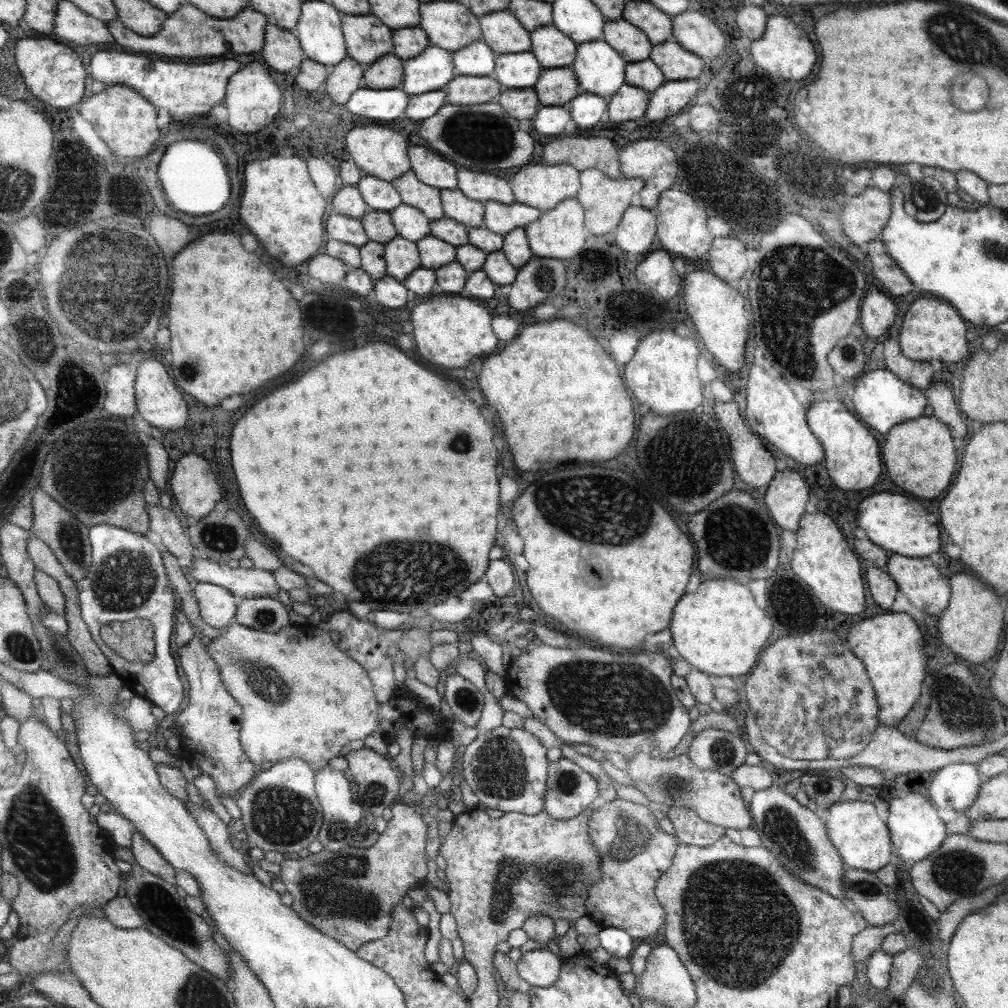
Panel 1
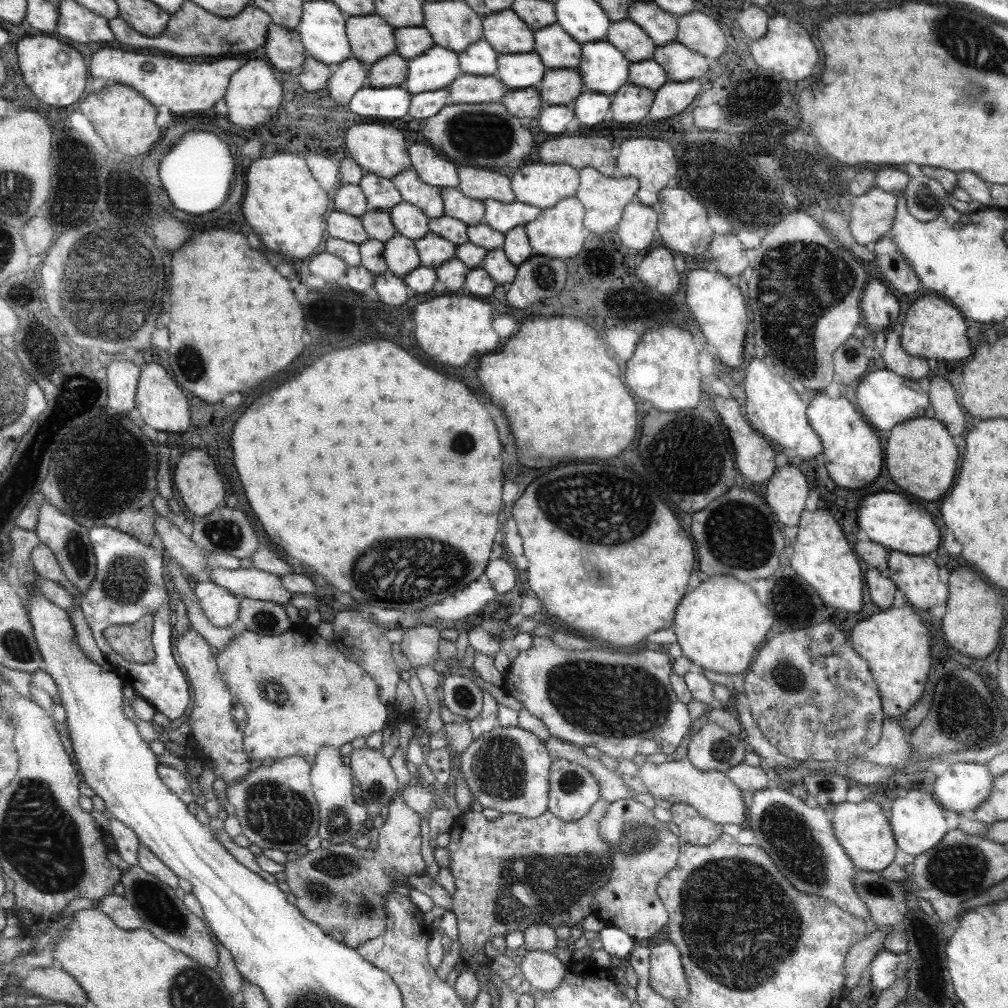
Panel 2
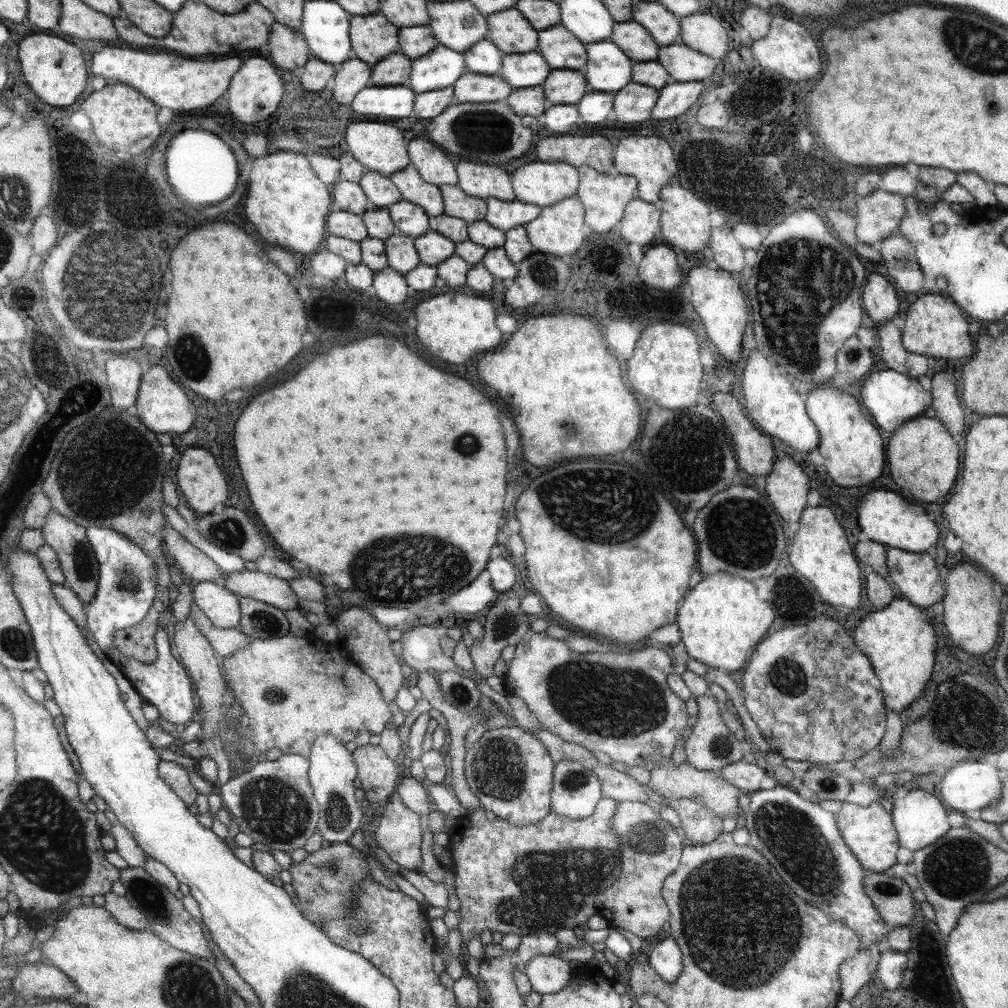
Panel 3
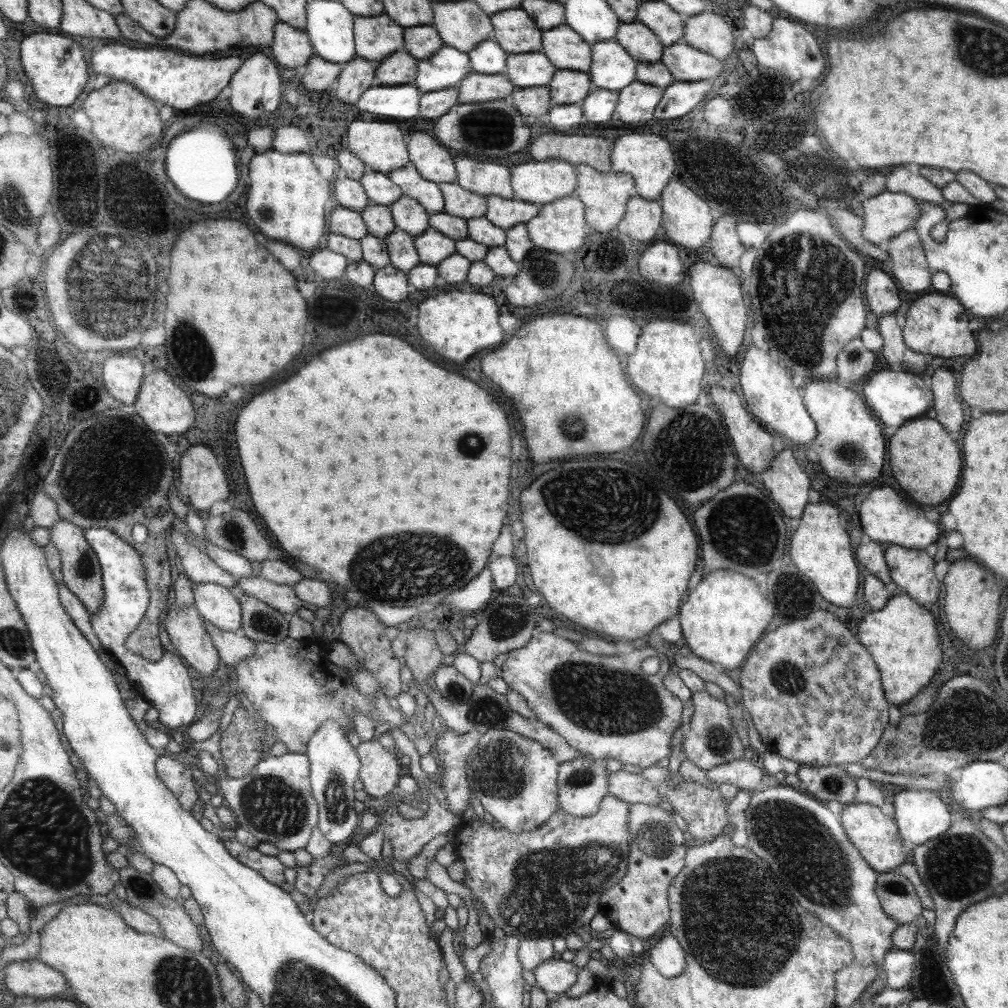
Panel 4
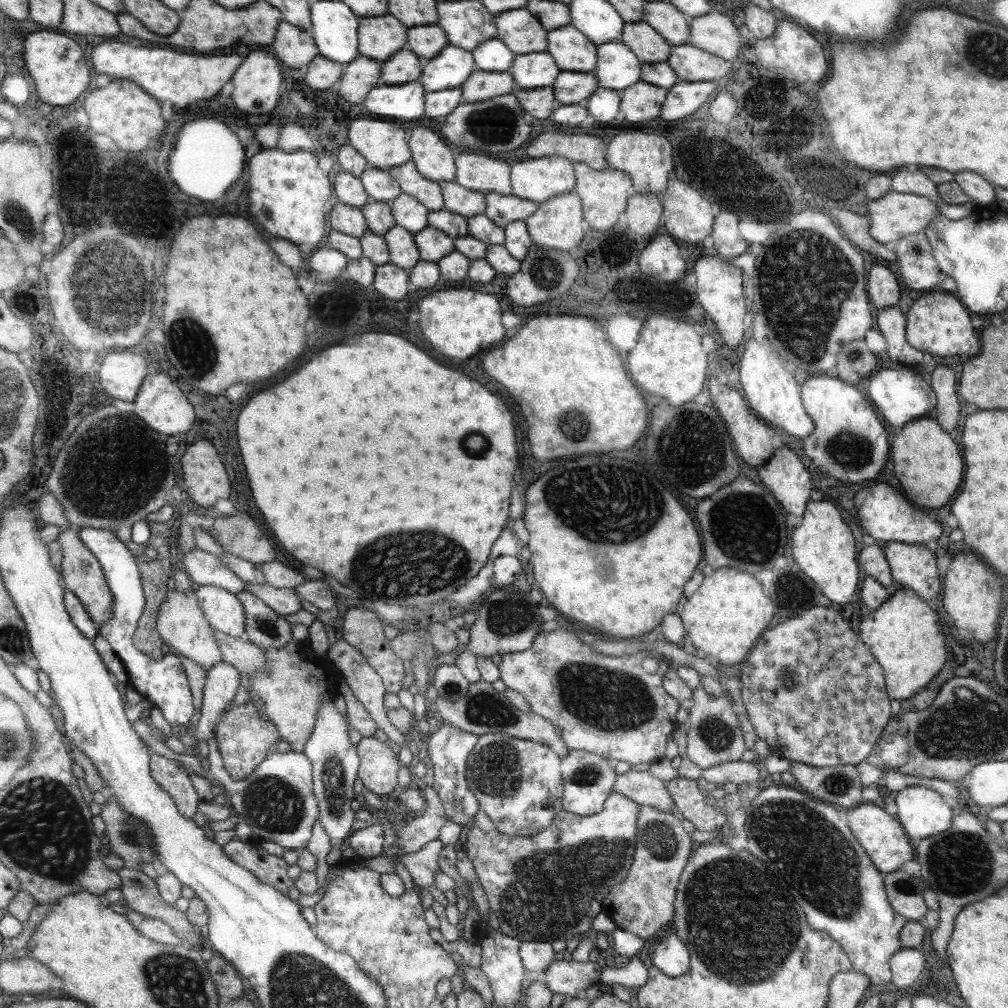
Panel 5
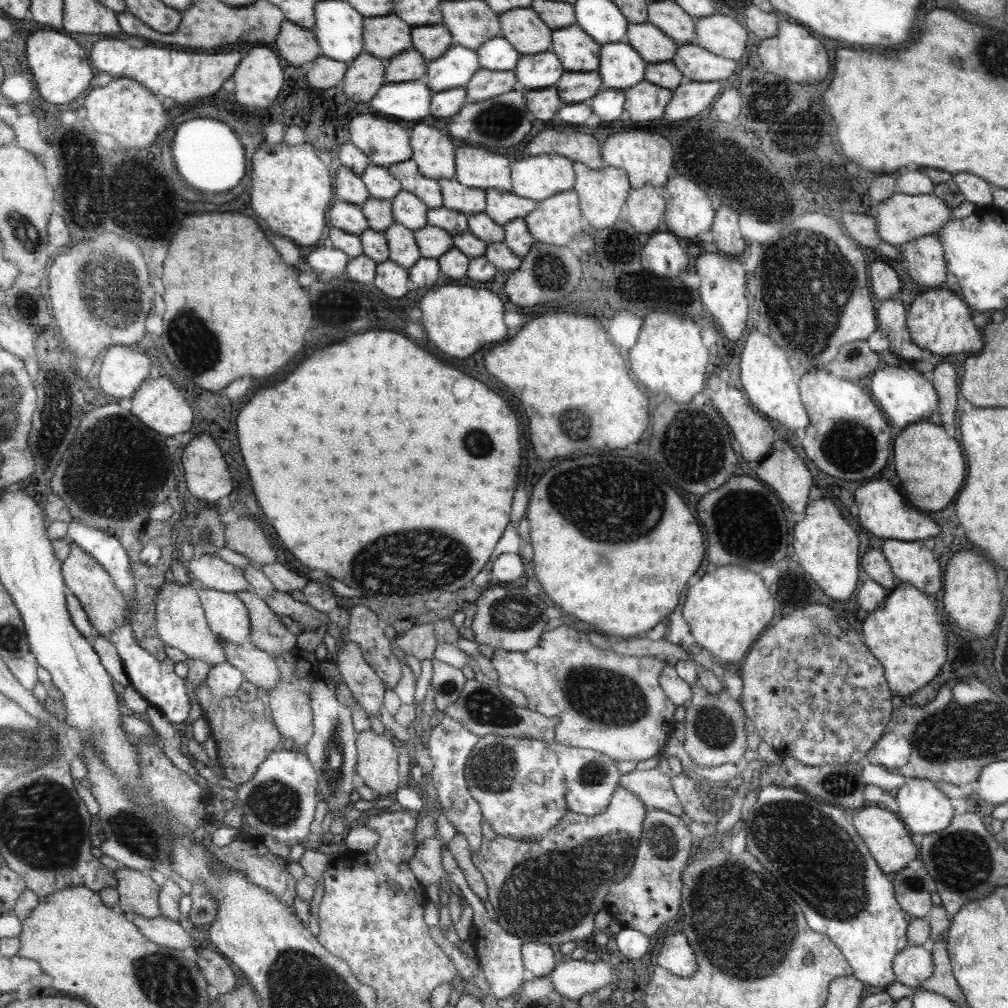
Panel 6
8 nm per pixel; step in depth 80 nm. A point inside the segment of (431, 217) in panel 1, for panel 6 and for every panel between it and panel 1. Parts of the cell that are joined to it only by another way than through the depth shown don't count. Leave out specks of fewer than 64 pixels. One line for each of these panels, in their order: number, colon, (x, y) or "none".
2: (411, 188)
3: (412, 188)
4: (407, 178)
5: (427, 192)
6: (406, 173)

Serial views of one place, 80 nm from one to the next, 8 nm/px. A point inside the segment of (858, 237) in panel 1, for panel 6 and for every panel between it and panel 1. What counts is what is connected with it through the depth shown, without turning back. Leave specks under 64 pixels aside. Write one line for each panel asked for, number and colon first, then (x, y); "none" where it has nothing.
2: (873, 213)
3: (879, 215)
4: (888, 214)
5: (893, 216)
6: (901, 218)

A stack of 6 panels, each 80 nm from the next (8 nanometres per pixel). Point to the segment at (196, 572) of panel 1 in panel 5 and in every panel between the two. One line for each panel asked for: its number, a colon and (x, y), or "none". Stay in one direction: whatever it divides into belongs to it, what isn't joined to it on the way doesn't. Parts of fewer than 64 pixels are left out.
2: (252, 583)
3: (259, 586)
4: (279, 596)
5: (284, 601)

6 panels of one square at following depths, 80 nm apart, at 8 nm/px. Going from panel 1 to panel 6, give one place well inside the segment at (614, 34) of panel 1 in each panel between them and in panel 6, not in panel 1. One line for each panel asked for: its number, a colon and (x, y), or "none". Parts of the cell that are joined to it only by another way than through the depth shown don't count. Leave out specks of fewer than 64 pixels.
2: (631, 39)
3: (634, 40)
4: (638, 40)
5: (648, 45)
6: (653, 45)

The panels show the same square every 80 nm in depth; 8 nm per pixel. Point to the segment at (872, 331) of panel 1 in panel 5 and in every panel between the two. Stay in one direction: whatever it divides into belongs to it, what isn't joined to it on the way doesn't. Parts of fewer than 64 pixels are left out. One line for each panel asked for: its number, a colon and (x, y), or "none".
2: (879, 307)
3: (880, 301)
4: (881, 293)
5: (884, 291)

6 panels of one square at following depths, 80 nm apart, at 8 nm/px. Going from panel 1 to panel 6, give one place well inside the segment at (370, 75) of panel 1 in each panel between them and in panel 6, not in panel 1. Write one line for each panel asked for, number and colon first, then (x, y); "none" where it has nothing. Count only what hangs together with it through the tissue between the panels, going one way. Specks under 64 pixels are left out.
2: (391, 70)
3: (395, 69)
4: (400, 67)
5: (403, 66)
6: (409, 65)

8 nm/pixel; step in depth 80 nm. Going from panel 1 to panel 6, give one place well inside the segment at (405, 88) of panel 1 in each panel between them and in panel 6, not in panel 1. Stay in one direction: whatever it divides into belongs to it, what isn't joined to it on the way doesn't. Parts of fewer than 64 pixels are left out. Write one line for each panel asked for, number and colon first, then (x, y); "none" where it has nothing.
2: (436, 68)
3: (441, 68)
4: (447, 68)
5: (451, 68)
6: (455, 67)

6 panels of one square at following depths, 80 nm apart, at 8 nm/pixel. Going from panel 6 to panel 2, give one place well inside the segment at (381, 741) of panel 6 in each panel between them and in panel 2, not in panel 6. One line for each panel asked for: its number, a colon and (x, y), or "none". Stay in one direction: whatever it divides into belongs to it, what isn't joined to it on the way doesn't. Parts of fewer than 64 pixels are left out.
2: (377, 784)
3: (377, 774)
4: (378, 774)
5: (378, 767)

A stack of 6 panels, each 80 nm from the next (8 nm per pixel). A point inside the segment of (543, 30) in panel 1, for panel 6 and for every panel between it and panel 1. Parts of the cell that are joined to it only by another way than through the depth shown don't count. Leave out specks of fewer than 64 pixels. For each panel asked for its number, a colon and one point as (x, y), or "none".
2: (558, 49)
3: (562, 50)
4: (568, 51)
5: (573, 52)
6: (578, 52)

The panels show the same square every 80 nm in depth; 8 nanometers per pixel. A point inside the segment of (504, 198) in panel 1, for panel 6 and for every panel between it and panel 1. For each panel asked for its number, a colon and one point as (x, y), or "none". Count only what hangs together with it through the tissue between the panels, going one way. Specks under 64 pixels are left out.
2: (477, 184)
3: (479, 180)
4: (484, 178)
5: (478, 172)
6: (475, 168)

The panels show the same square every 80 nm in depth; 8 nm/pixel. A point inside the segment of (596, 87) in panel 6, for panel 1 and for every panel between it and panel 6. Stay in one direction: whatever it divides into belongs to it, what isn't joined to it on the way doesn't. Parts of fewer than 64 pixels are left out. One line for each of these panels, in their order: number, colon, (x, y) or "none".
1: (556, 87)
2: (560, 86)
3: (564, 87)
4: (567, 87)
5: (571, 88)

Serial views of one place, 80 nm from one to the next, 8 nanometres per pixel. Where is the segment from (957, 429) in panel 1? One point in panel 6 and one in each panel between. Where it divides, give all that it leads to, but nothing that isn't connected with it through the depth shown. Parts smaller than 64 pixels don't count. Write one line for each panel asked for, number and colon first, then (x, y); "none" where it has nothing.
2: (944, 407)
3: (945, 405)
4: (947, 411)
5: (943, 382)
6: (945, 380)

